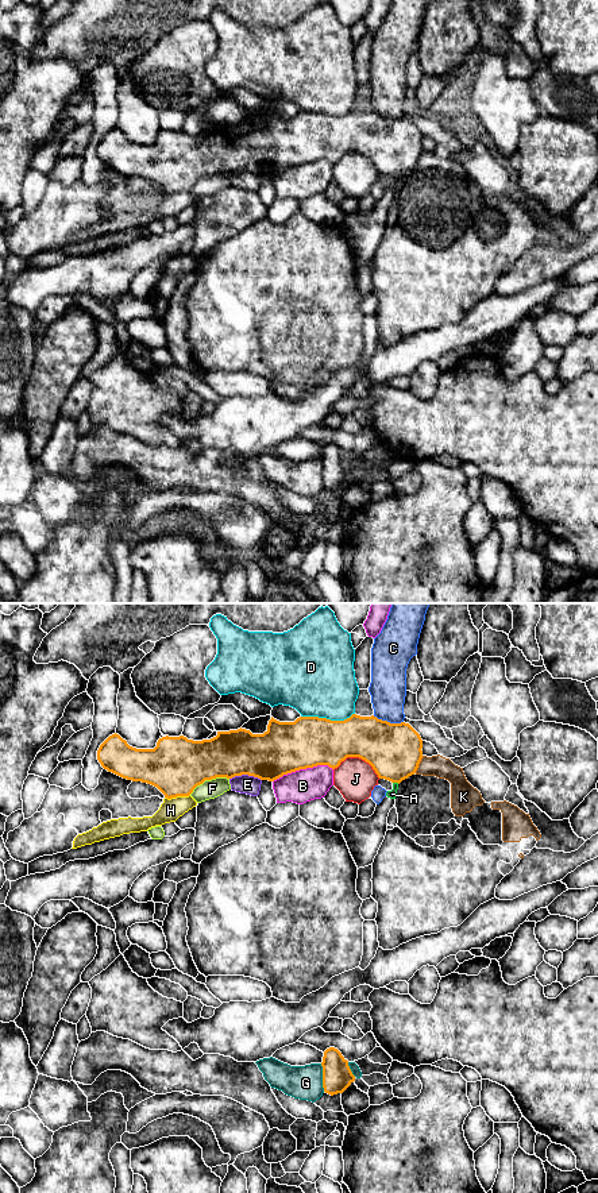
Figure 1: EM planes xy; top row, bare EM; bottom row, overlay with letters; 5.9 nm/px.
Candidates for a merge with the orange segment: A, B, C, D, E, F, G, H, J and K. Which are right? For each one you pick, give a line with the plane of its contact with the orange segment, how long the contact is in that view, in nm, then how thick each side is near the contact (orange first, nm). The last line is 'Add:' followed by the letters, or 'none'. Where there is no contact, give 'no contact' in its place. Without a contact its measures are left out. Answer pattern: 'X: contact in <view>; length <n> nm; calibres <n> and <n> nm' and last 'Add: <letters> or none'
Add: none

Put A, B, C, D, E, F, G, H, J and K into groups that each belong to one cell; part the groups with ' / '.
A / B / C / D / E / F / G / H / J / K

